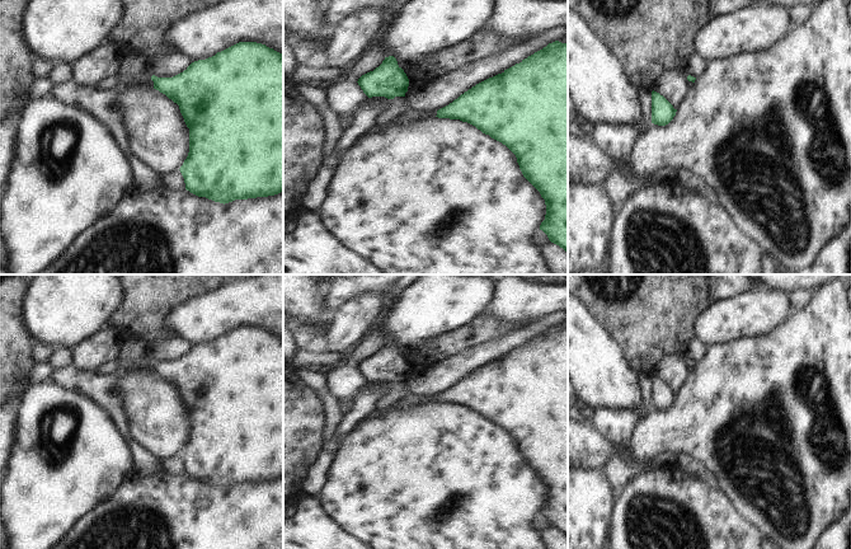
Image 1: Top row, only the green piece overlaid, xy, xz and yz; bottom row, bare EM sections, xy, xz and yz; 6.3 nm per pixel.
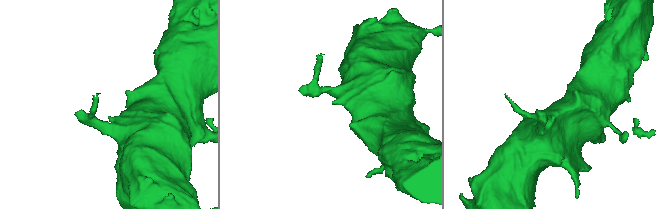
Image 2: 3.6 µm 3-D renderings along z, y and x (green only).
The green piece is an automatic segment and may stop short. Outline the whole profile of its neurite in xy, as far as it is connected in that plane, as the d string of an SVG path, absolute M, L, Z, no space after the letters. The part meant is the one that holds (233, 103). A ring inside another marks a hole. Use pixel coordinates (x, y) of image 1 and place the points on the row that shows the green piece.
M239 42L215 56L192 62L173 78L121 76L122 84L145 83L179 105L189 128L189 152L180 173L185 189L198 197L229 203L268 197L283 191L283 53L257 42Z

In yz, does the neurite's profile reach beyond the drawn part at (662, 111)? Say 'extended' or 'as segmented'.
as segmented

